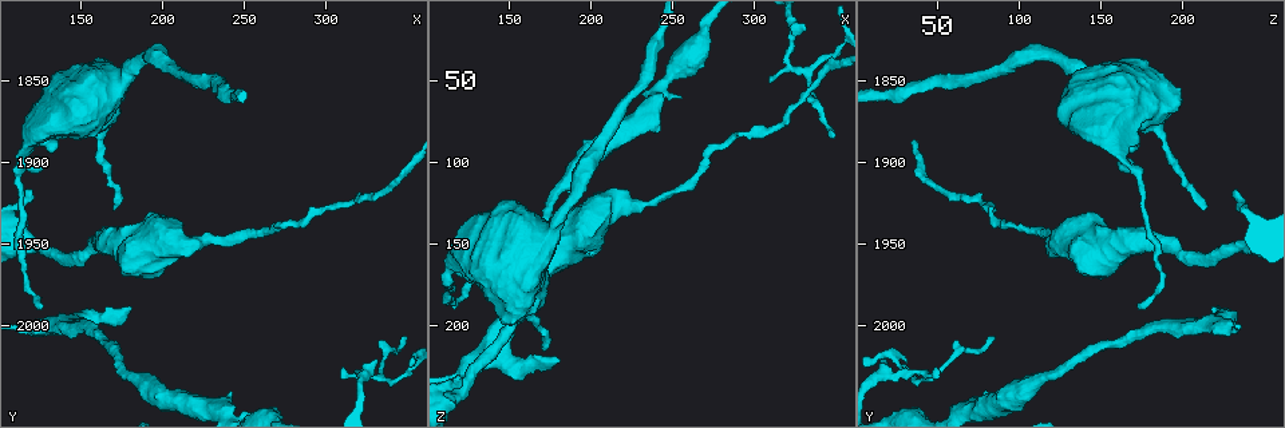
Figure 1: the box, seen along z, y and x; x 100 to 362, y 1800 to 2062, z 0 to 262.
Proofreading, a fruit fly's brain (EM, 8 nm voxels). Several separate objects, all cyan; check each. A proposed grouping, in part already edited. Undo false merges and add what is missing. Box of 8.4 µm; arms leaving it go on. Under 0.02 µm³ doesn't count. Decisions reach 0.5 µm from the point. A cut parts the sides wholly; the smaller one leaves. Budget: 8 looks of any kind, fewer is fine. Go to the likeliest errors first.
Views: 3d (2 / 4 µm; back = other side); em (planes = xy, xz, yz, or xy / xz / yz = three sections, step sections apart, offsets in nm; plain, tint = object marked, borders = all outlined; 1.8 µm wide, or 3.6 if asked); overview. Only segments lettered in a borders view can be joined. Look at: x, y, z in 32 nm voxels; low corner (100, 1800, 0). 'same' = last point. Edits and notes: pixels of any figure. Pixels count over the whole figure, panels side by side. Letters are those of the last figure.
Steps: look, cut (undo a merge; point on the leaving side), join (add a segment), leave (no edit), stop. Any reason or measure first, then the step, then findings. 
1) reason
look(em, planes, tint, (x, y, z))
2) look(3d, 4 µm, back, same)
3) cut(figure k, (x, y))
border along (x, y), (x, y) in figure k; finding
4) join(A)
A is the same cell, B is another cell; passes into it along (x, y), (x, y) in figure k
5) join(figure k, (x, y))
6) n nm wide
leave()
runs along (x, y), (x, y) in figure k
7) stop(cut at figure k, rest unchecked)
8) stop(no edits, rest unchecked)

sharp bend
look(3d, 2 µm, back, (326, 2032, 44))

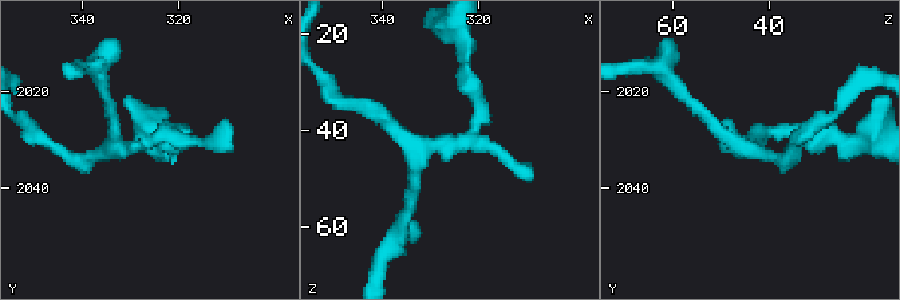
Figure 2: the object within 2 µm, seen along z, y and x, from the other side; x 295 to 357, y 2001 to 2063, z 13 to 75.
now the EM
look(em, planes, borders, (326, 2030, 43))

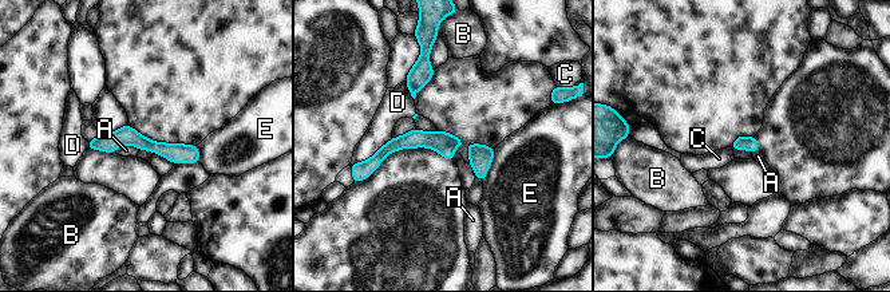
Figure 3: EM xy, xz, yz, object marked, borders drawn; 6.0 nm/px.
leave()
A, B, C, D and E are other cells; one cell here

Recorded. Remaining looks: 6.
free end
look(3d, 2 µm, back, (180, 1988, 220))

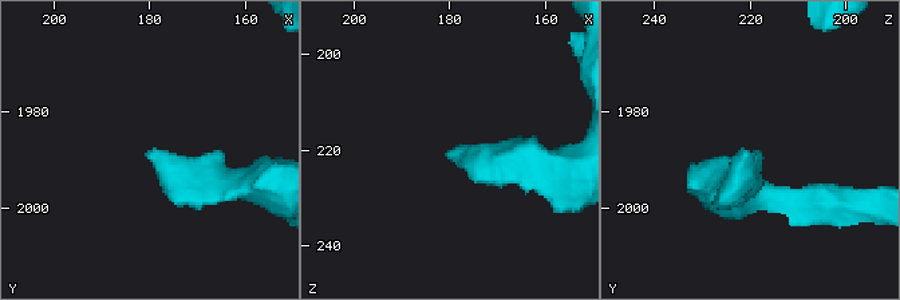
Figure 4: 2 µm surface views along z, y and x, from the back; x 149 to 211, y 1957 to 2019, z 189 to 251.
need the tissue
look(em, planes, borders, (180, 1989, 221))

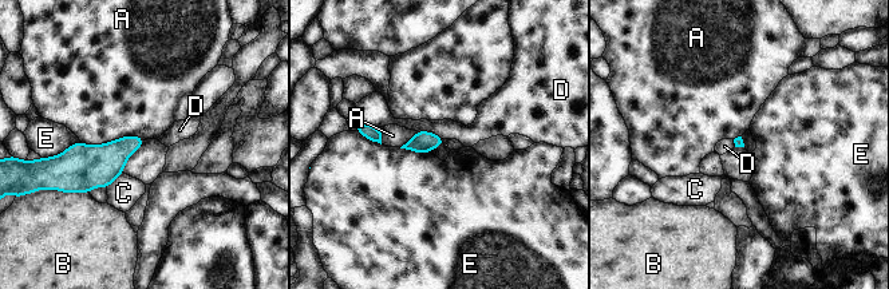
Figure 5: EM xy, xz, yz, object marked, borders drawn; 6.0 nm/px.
leave()
A, B, C, D and E are other cells; border along (143, 138), (81, 142) in figure 5; none of them fits

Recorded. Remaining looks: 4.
long arm stops here
look(em, planes, borders, (172, 1930, 212))

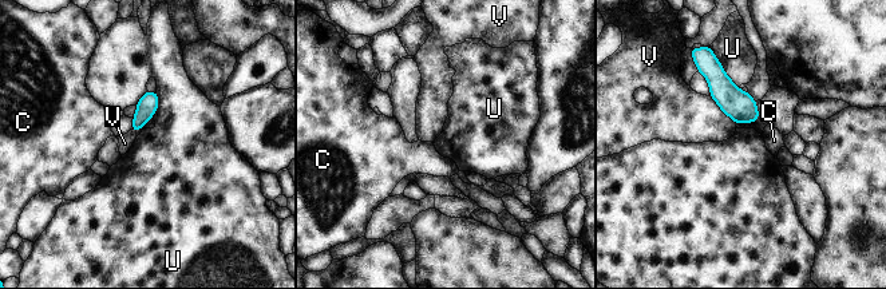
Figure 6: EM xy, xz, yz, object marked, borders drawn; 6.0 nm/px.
U touches over 260 nm
leave()
C, U and V are other cells; none of them fits

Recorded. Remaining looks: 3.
stop(no edits, rest unchecked)

